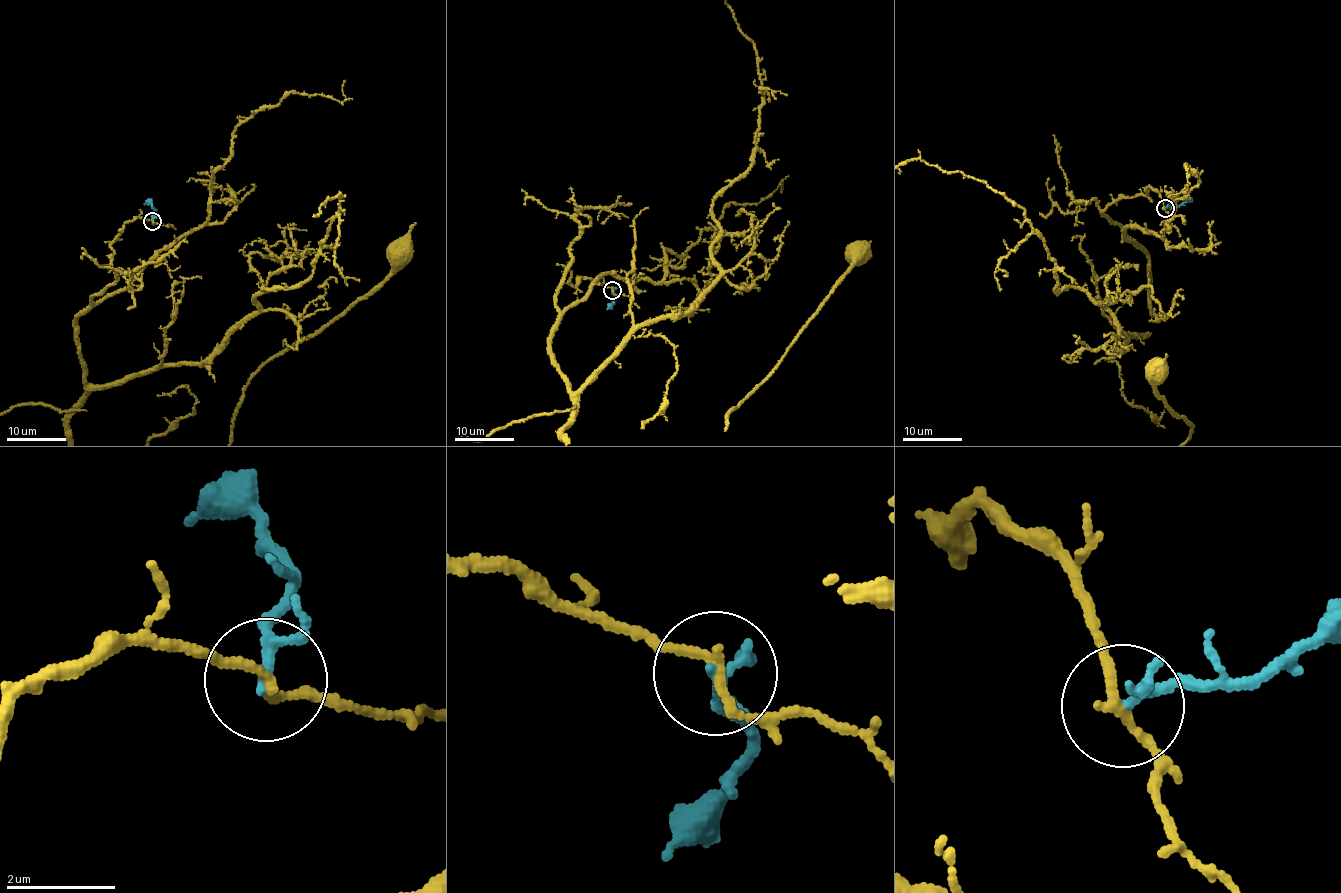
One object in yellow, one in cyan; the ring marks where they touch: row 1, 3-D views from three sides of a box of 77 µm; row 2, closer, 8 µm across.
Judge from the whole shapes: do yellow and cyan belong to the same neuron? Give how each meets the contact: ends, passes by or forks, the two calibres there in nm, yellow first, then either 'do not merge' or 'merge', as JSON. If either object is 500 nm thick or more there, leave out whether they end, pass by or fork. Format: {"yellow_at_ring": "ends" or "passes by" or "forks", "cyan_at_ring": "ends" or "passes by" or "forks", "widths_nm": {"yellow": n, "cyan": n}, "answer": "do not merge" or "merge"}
{"yellow_at_ring": "passes by", "cyan_at_ring": "passes by", "widths_nm": {"yellow": 160, "cyan": 160}, "answer": "do not merge"}

